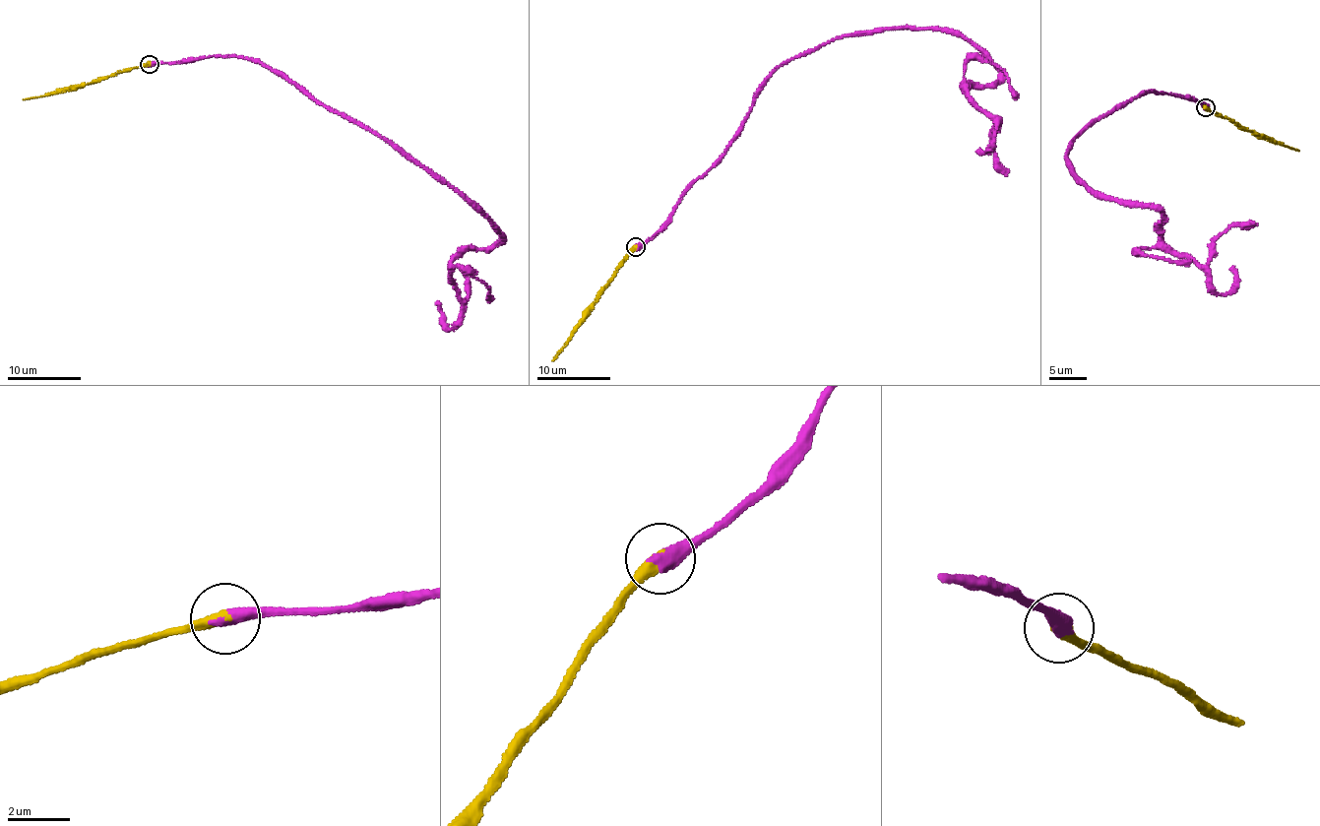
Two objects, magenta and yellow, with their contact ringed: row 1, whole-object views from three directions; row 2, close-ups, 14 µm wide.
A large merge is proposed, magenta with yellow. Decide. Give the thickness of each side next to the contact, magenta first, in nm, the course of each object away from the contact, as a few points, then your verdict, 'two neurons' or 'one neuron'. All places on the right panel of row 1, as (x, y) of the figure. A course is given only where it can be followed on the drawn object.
500 nm thick on the magenta side, 380 nm on the other; magenta runs (1206, 107), (1143, 91), (1092, 119), (1065, 157), (1091, 189), (1159, 210), (1163, 241), (1219, 294), (1232, 266); yellow runs (1206, 107), (1298, 151); one neuron

